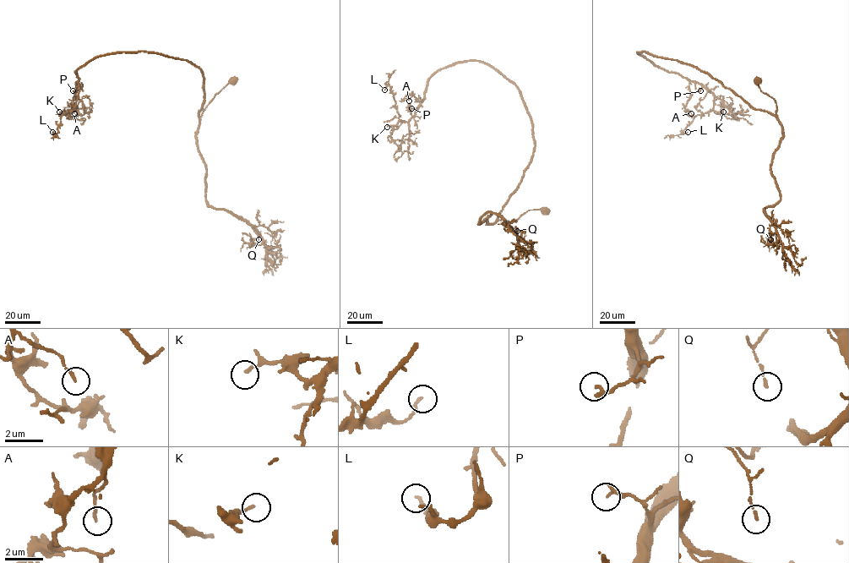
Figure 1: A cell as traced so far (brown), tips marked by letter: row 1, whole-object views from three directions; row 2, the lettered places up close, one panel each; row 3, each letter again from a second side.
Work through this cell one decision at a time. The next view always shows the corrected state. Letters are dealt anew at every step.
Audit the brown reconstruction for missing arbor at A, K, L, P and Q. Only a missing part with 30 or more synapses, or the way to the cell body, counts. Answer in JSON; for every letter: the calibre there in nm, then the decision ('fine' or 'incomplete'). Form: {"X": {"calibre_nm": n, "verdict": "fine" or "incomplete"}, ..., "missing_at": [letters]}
{"A": {"calibre_nm": 140, "verdict": "fine"}, "K": {"calibre_nm": 140, "verdict": "fine"}, "L": {"calibre_nm": 190, "verdict": "fine"}, "P": {"calibre_nm": 190, "verdict": "incomplete"}, "Q": {"calibre_nm": 120, "verdict": "fine"}, "missing_at": ["P"]}

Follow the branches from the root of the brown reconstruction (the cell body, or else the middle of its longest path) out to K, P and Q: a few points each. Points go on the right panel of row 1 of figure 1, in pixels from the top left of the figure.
K: (756, 79), (775, 101), (778, 119), (697, 68), (638, 51), (701, 84), (713, 95), (713, 110), (723, 112)
P: (756, 79), (775, 101), (778, 119), (697, 68), (638, 51), (699, 83), (700, 90)
Q: (756, 79), (775, 101), (781, 126), (770, 167), (780, 199), (763, 209), (775, 228), (770, 239)

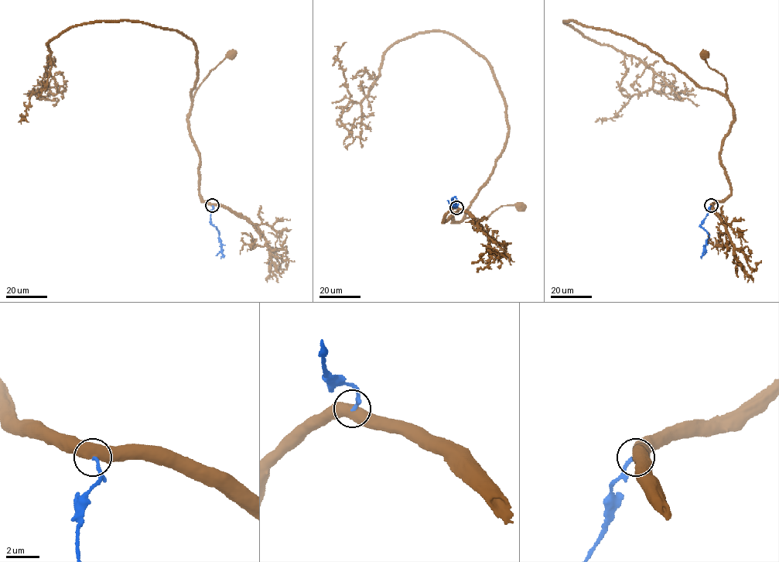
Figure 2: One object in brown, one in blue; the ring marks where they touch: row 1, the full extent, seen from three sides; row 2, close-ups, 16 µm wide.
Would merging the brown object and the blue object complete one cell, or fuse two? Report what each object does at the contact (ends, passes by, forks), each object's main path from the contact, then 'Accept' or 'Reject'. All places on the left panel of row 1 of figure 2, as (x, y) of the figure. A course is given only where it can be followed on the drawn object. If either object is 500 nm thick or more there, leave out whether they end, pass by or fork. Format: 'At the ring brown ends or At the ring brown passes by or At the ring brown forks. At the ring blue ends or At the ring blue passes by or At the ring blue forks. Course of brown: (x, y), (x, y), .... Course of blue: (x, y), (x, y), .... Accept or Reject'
Course of brown: (212, 205), (204, 203), (199, 193), (199, 153), (189, 130), (189, 110), (198, 87), (211, 70), (231, 53). Course of blue: (212, 205), (210, 222), (216, 227), (219, 234), (222, 255), (220, 258). Reject

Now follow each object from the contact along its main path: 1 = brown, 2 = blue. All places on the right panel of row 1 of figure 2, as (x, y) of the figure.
1: (711, 205), (730, 193), (720, 153), (732, 110), (725, 78), (708, 66), (703, 53)
2: (711, 205), (700, 225), (708, 234), (701, 258)

